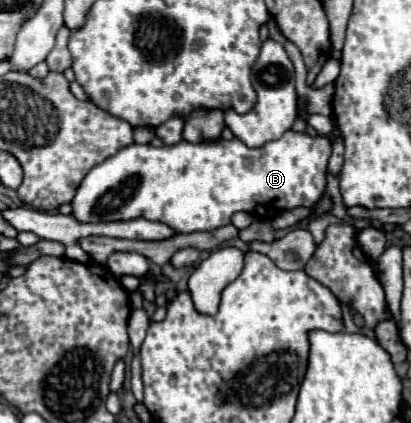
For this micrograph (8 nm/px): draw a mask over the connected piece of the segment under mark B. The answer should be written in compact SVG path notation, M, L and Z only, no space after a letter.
M293 130L253 150L237 138L203 144L183 140L175 146L161 148L131 144L83 178L71 202L71 214L81 224L133 218L157 220L185 234L221 228L239 210L257 218L275 218L297 206L311 208L321 198L329 154L331 144L327 138L311 138Z

